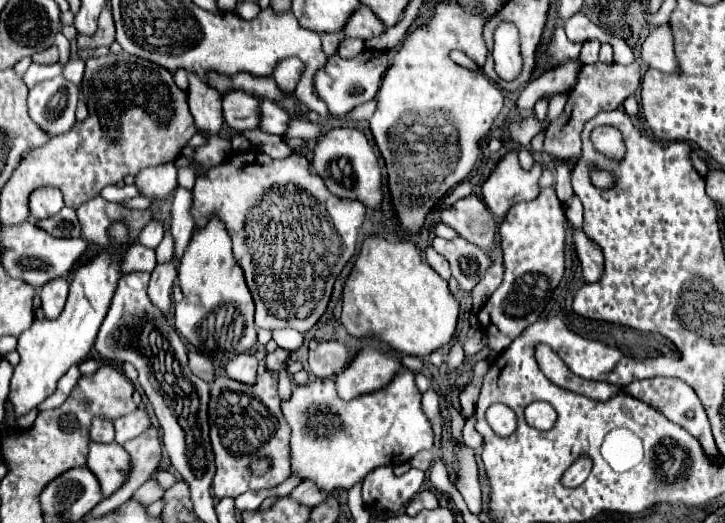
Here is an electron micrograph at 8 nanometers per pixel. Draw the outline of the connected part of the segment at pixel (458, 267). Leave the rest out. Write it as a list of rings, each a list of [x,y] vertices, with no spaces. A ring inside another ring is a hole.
[[[435,238],[433,248],[447,258],[447,262],[451,264],[453,278],[465,292],[471,292],[491,266],[489,256],[479,246],[467,242],[465,238],[455,240]]]

